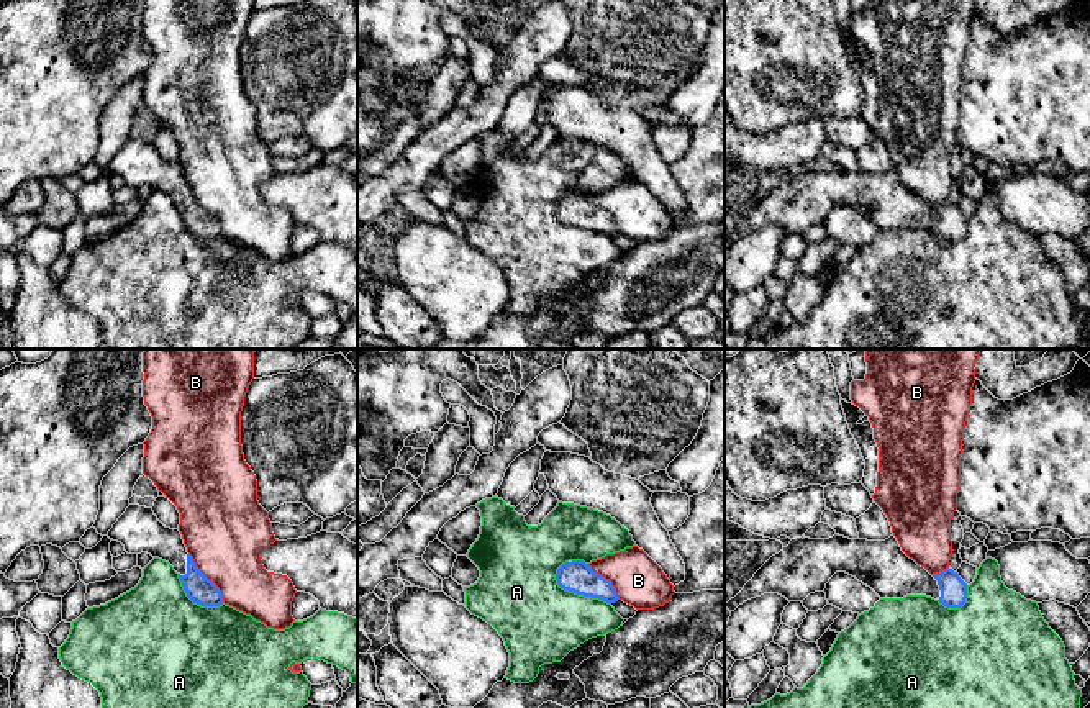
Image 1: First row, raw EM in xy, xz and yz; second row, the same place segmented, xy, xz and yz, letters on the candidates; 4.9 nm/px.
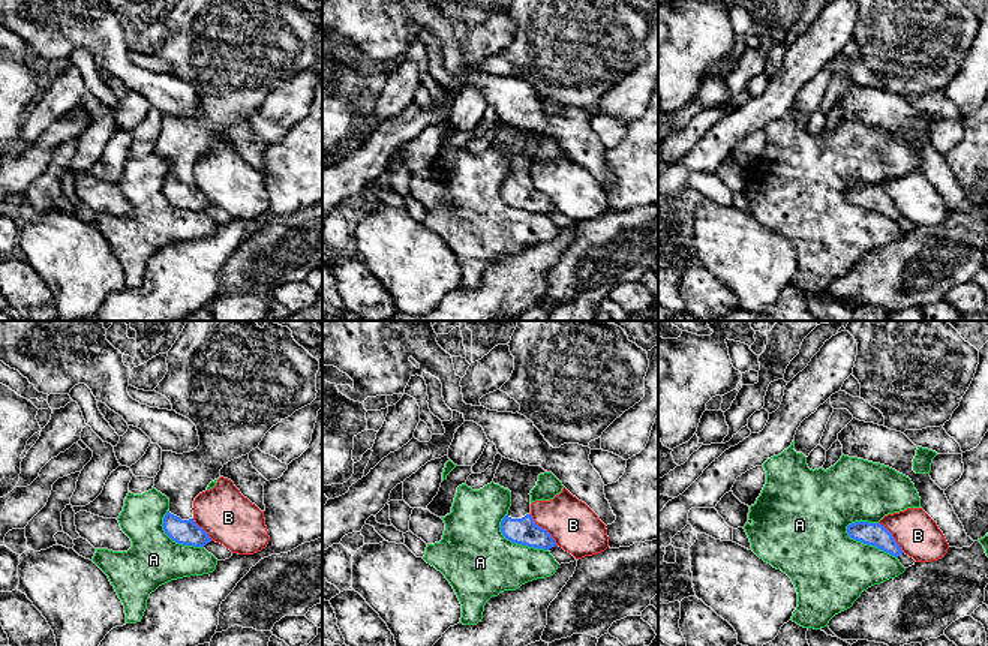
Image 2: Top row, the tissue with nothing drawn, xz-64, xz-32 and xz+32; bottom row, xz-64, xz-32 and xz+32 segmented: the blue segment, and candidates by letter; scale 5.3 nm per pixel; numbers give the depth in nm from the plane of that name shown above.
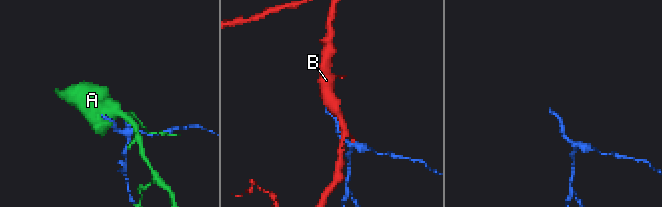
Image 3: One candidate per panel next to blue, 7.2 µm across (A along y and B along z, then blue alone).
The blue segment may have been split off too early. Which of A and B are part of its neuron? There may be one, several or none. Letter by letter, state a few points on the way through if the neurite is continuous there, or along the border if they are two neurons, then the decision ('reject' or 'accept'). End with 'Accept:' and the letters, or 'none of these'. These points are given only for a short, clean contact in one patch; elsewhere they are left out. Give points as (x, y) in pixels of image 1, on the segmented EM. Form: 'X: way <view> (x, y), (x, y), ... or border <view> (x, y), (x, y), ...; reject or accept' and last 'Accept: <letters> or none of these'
A: reject
B: reject
Accept: none of these

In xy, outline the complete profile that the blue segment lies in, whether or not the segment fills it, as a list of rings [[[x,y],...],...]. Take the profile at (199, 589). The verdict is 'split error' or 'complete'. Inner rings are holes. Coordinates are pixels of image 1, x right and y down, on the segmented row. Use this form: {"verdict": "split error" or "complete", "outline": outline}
{"verdict": "split error", "outline": [[[129,505],[107,536],[121,542],[128,554],[148,552],[169,562],[193,603],[202,606],[223,605],[221,592],[197,569],[180,531],[166,528],[152,508]]]}

